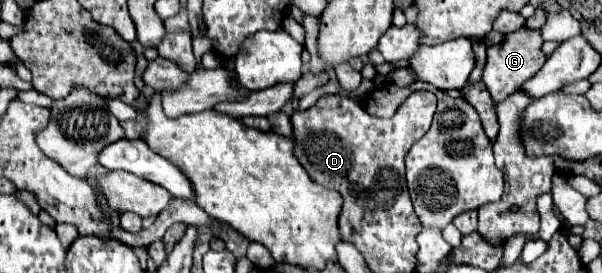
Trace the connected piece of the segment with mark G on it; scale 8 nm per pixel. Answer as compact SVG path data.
M521 27L509 33L501 45L491 45L487 49L487 65L483 69L483 83L495 101L507 99L511 93L519 91L527 79L531 79L547 61L547 55L541 51L543 37L539 29Z

